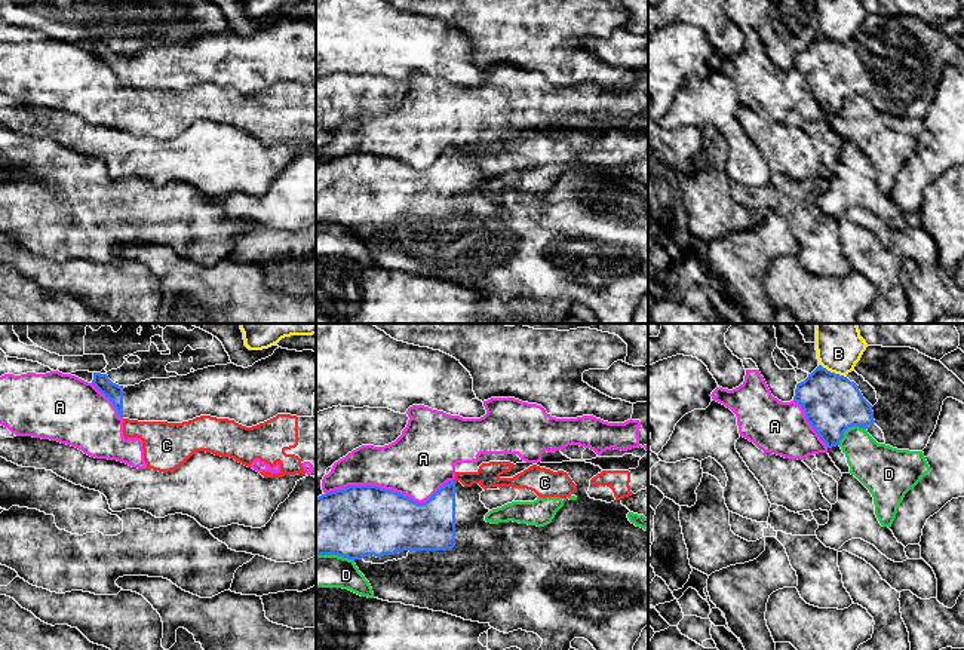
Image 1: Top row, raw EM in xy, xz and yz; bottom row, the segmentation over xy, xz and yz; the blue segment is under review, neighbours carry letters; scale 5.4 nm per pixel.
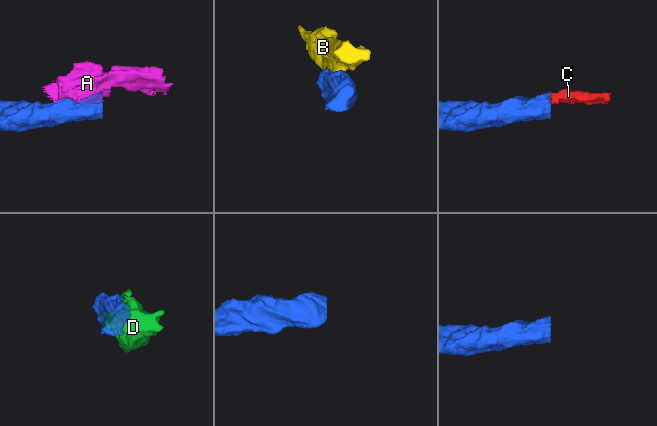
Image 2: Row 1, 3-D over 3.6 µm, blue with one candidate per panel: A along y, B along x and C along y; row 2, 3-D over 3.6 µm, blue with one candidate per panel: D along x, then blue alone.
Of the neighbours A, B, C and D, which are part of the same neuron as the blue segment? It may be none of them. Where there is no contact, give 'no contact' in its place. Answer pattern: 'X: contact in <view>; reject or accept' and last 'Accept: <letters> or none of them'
A: contact in xz; reject
B: contact in yz; reject
C: no contact; reject
D: contact in yz; reject
Accept: none of them

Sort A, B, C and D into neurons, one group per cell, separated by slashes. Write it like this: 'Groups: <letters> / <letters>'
Groups: A C / B / D

